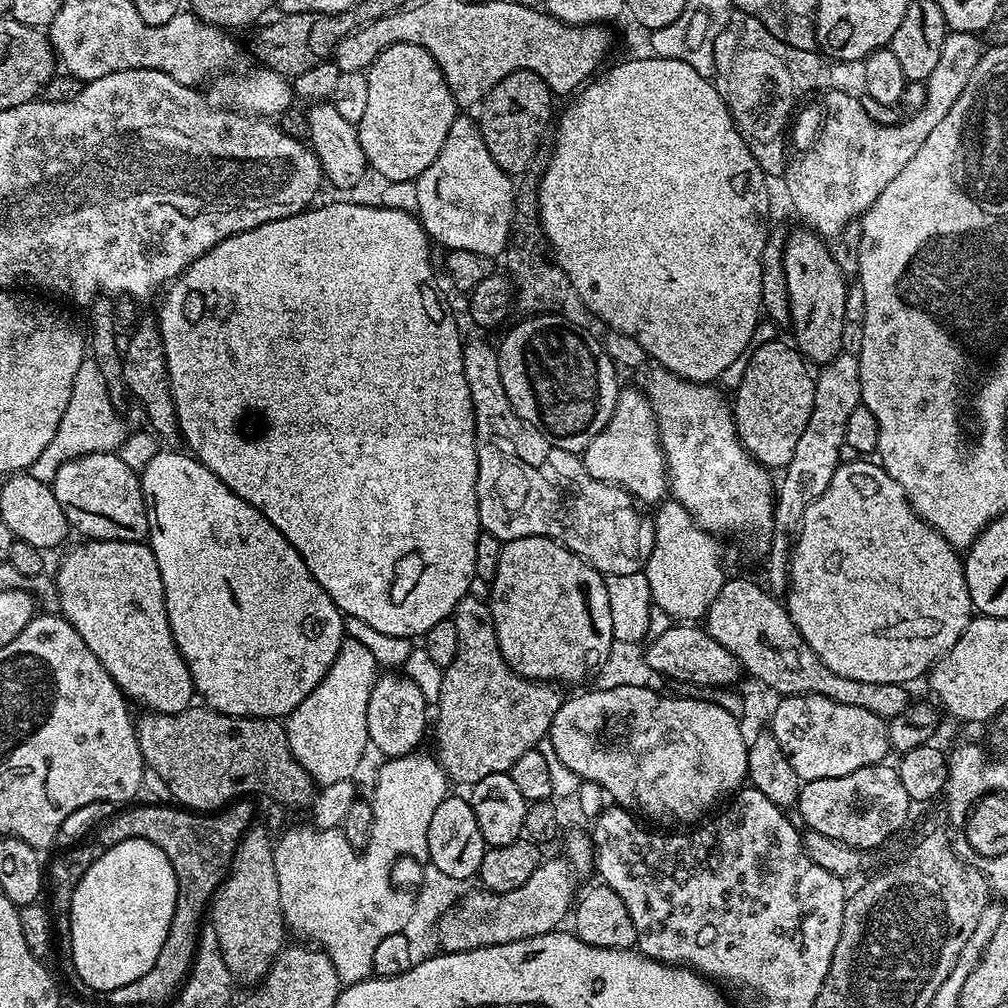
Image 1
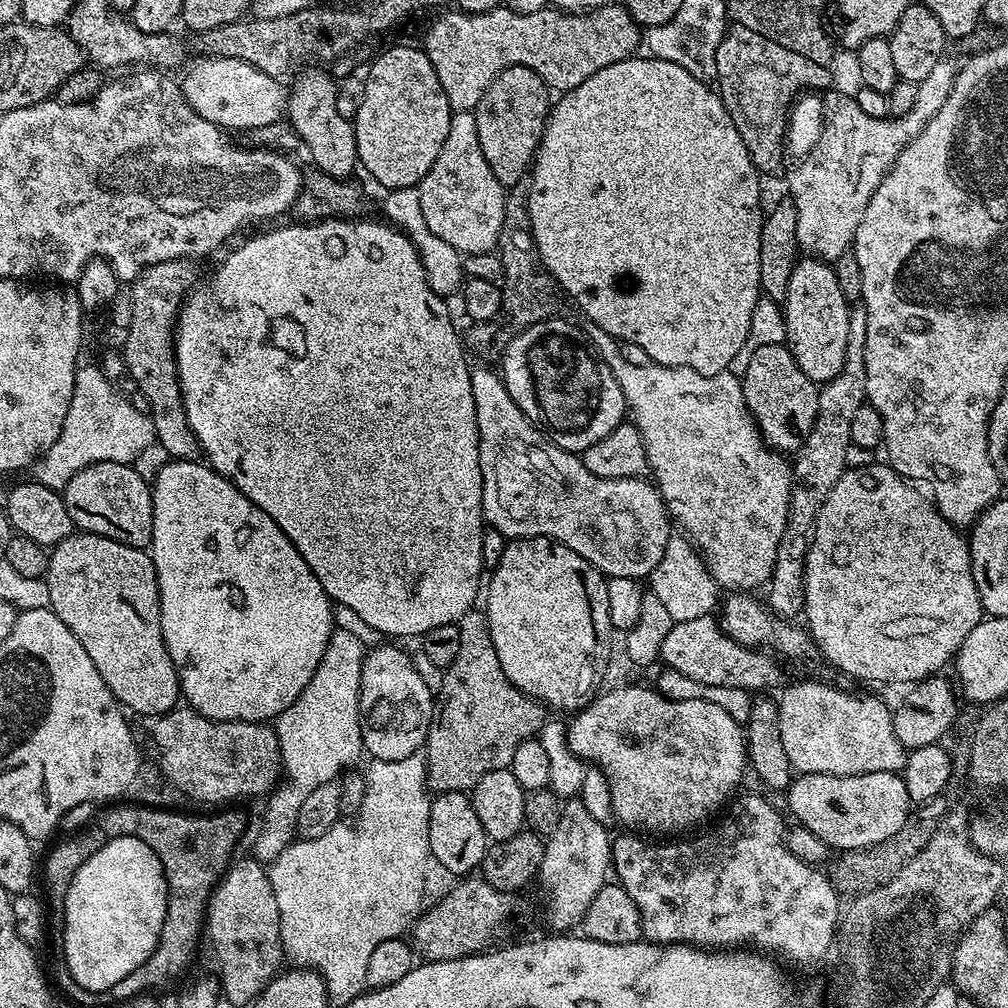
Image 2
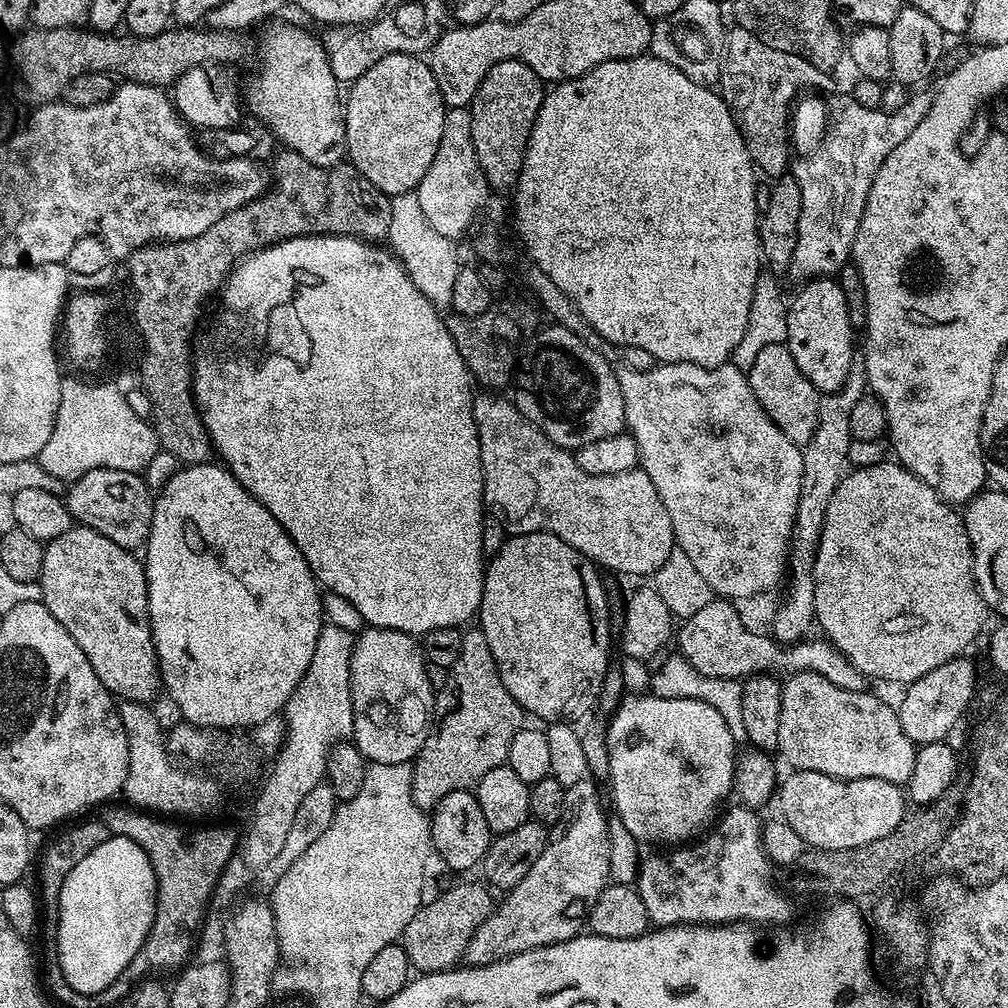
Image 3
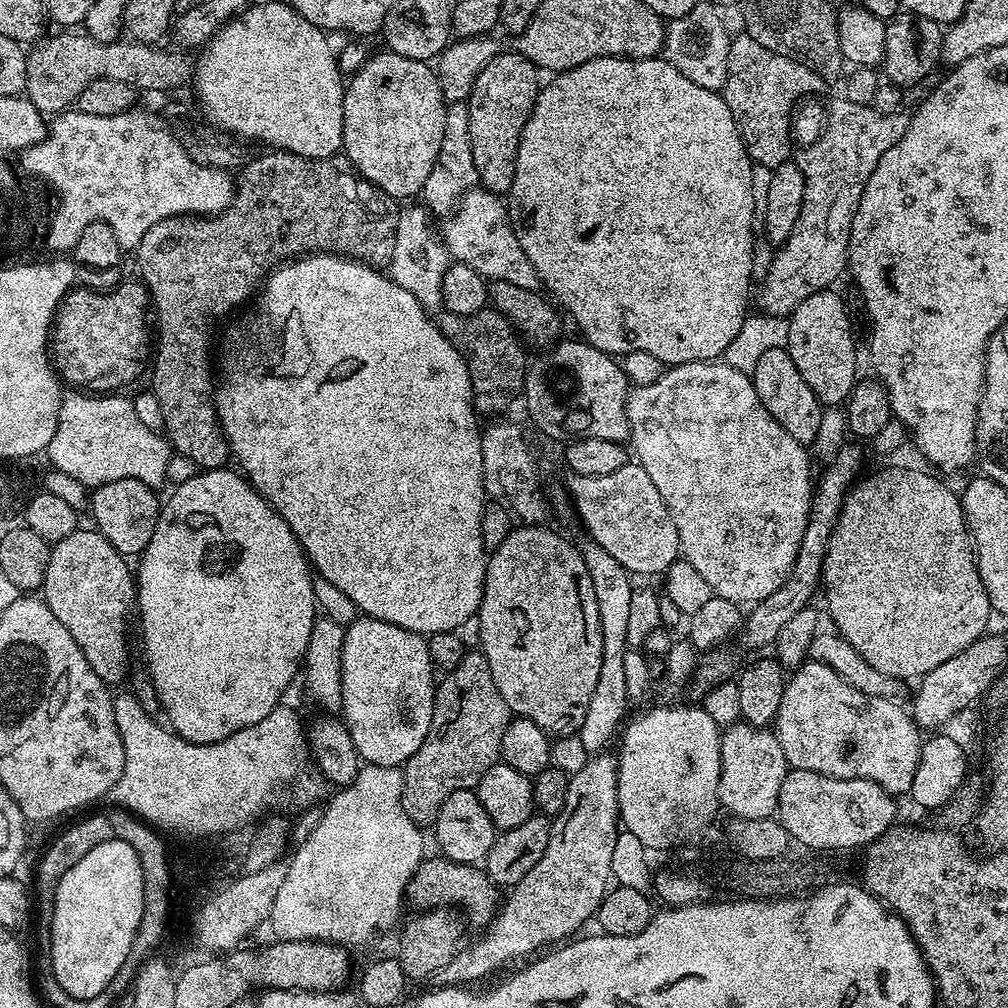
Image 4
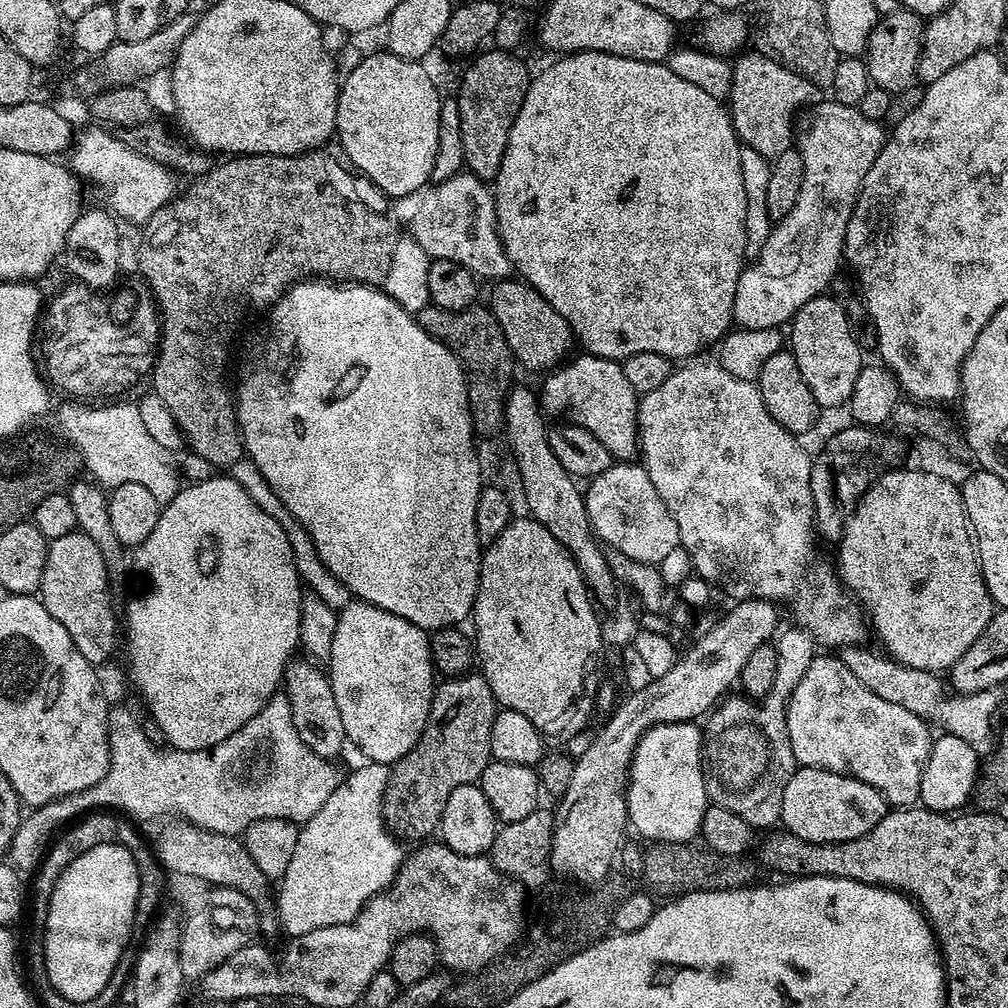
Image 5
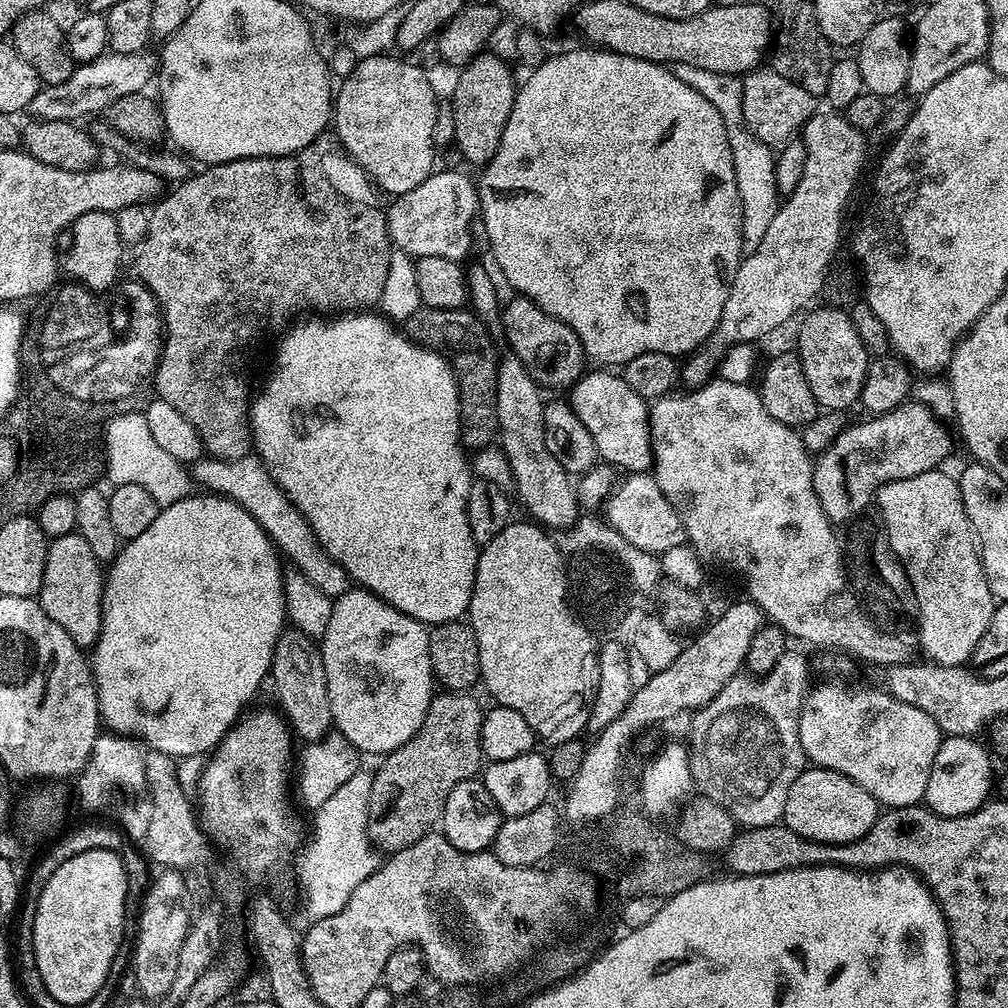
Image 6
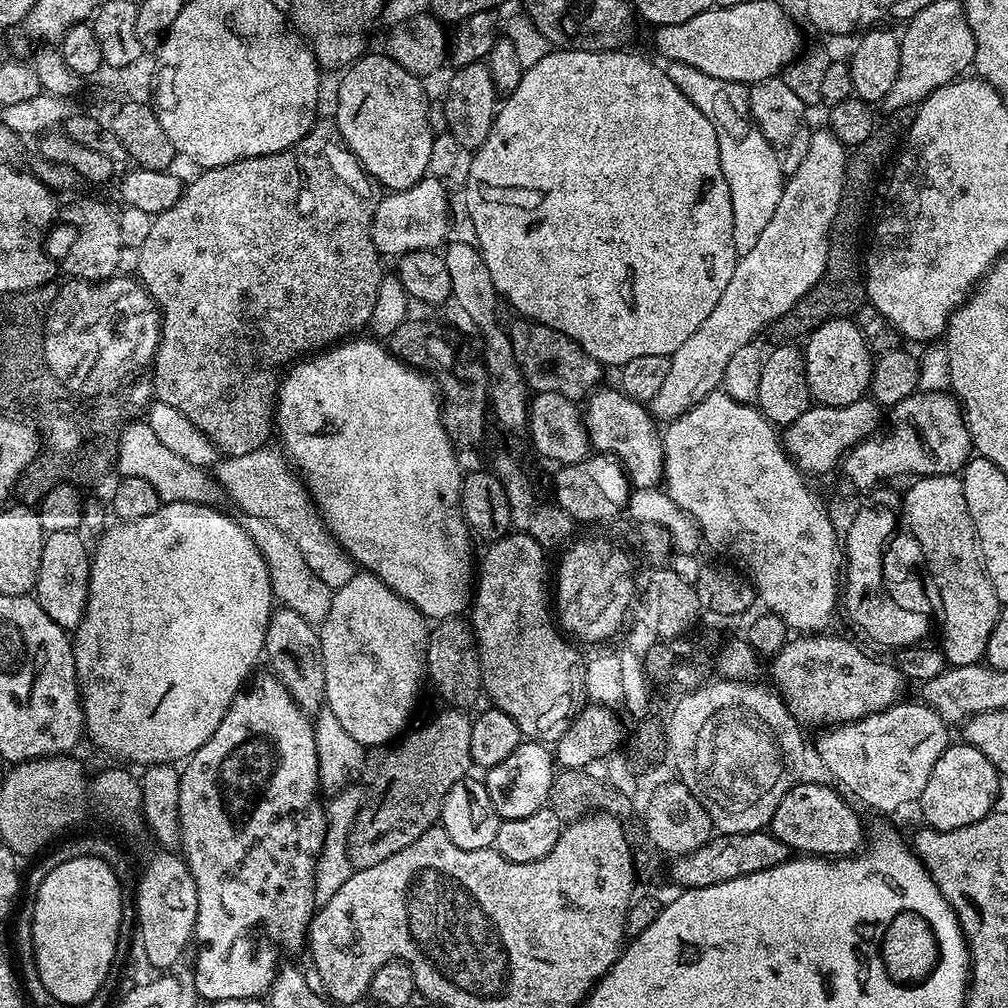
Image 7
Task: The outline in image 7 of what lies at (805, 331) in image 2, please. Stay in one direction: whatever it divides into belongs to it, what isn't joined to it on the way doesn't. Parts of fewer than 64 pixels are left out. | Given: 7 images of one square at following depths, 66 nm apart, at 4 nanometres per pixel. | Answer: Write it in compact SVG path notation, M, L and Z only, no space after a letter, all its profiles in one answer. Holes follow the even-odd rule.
M855 319L827 320L807 333L804 354L804 373L808 378L808 391L817 405L826 407L848 406L867 397L872 387L874 353L868 347L862 330L858 330Z

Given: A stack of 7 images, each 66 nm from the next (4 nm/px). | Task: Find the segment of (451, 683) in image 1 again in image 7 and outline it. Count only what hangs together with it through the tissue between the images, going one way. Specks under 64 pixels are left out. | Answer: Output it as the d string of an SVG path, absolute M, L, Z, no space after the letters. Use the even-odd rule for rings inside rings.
M448 706L443 710L445 712L438 713L429 724L416 729L413 727L399 743L385 751L389 752L385 754L384 761L381 762L368 792L366 788L360 812L348 832L348 859L353 869L378 866L378 862L386 862L390 854L398 854L398 850L406 850L410 842L418 842L418 838L422 838L422 834L426 834L426 830L430 830L439 821L440 811L446 802L446 794L450 794L456 783L469 775L468 768L473 767L470 754L470 730L473 717L467 716L469 714L467 711L455 706Z

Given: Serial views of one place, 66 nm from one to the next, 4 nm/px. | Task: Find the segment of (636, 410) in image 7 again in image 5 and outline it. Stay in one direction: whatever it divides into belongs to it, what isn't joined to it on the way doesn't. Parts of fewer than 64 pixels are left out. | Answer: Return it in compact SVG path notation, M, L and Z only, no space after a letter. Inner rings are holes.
M591 354L579 355L573 355L563 366L553 368L543 377L544 385L538 388L541 409L549 417L567 418L594 434L613 461L635 461L640 451L640 428L636 425L638 393L627 380L623 363Z

